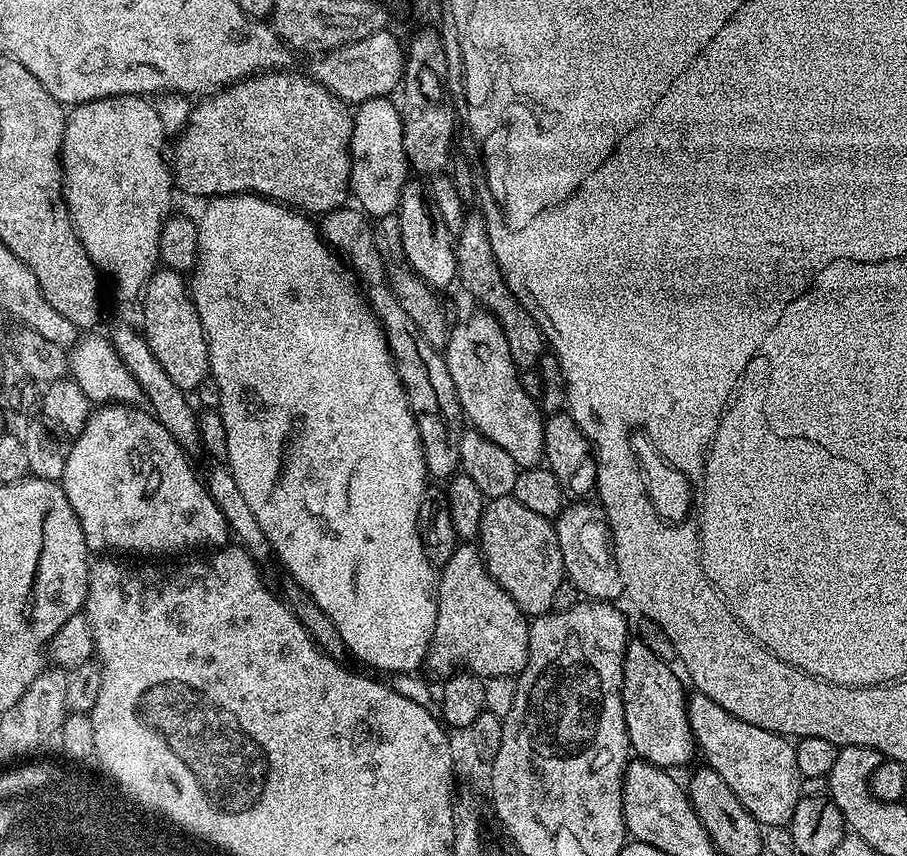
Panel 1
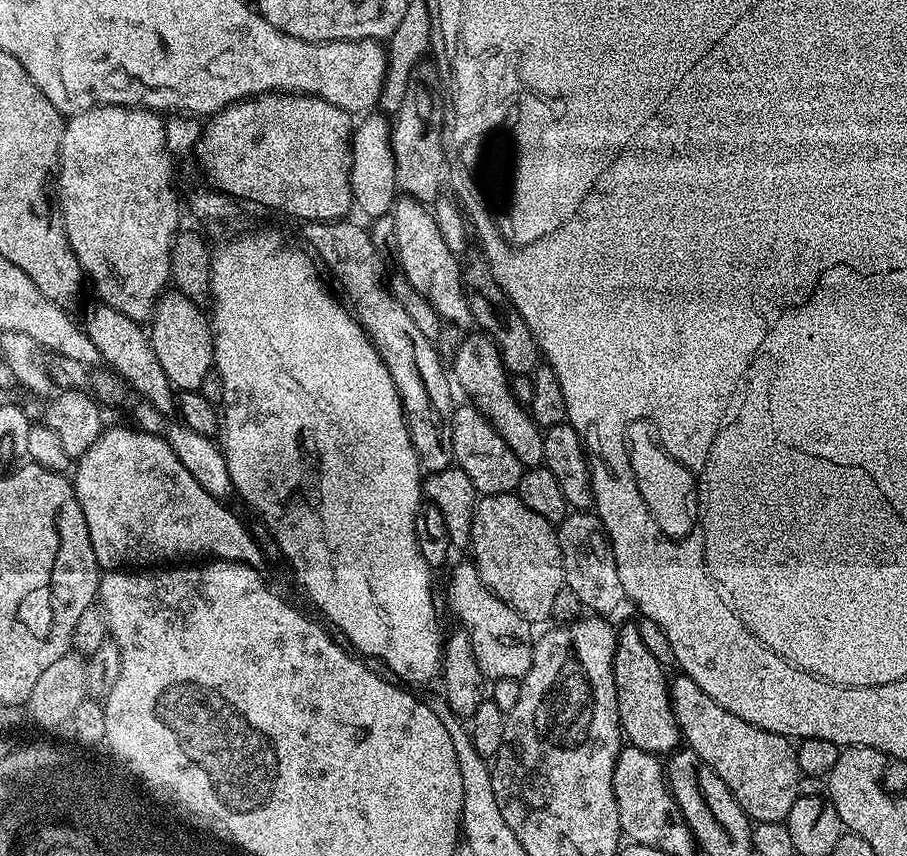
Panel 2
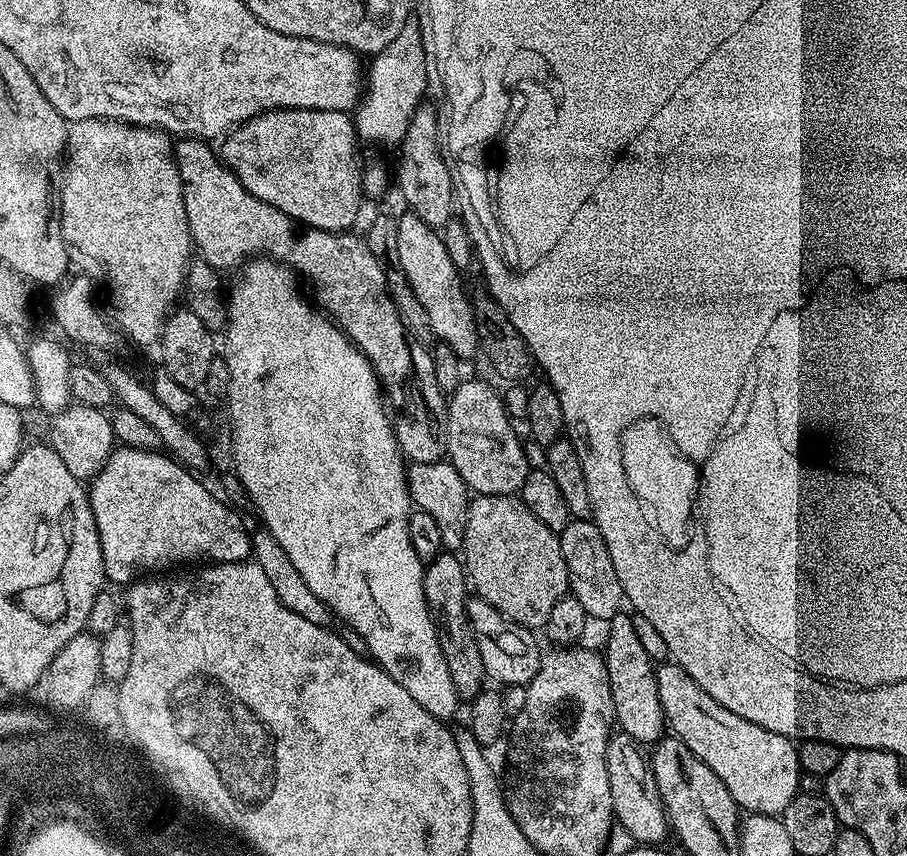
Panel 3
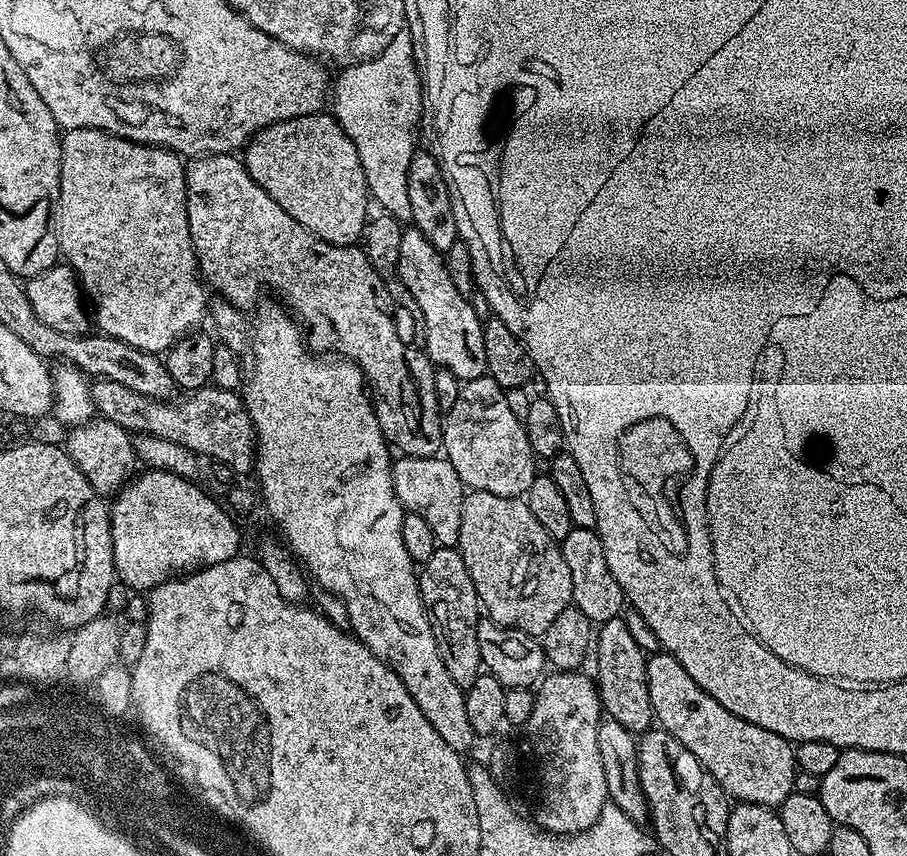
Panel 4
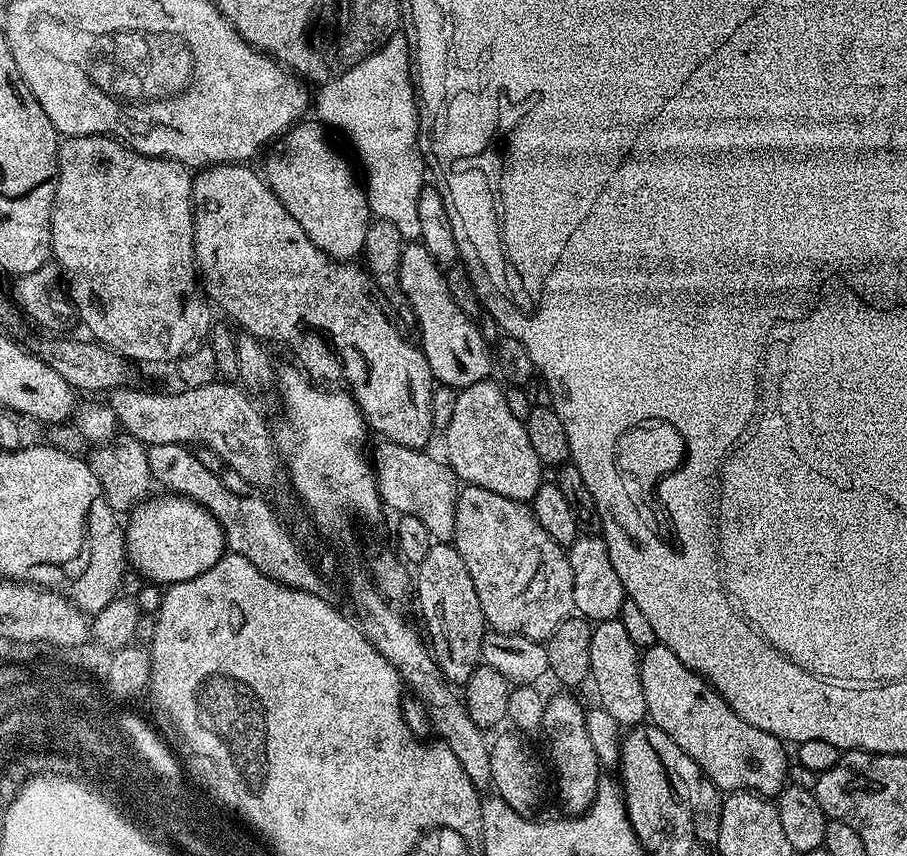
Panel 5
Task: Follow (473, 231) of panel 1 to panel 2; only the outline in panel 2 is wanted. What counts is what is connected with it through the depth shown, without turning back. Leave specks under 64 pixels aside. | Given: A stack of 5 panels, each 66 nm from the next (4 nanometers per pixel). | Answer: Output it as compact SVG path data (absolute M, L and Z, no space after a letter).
M476 260L472 265L465 267L462 272L464 278L464 299L468 301L468 309L472 312L472 318L477 328L489 340L496 343L500 357L504 363L504 369L512 376L527 376L537 367L542 353L536 346L536 339L530 334L526 322L516 313L508 300L503 288L496 281L495 271L487 268L482 261Z

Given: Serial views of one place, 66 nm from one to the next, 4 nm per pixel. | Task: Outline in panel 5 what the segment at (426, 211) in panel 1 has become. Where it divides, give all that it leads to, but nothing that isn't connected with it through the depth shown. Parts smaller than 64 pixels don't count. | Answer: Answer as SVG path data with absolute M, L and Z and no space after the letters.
M419 242L405 243L398 266L400 289L404 291L407 307L412 307L416 324L420 327L418 347L424 353L437 385L445 384L451 390L474 386L489 379L494 360L490 355L490 344L484 341L482 333L476 329L477 321L458 310L458 302L450 298L450 290L445 273L430 258L430 250Z

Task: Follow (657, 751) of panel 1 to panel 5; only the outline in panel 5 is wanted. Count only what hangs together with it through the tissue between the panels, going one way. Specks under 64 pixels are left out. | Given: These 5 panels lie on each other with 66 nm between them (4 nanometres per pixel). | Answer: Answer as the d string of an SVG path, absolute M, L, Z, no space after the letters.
M617 618L602 621L592 628L590 638L590 684L596 687L599 707L614 718L621 726L635 726L645 723L646 694L642 690L642 674L640 673L641 649L630 642L630 634L626 634L626 626Z

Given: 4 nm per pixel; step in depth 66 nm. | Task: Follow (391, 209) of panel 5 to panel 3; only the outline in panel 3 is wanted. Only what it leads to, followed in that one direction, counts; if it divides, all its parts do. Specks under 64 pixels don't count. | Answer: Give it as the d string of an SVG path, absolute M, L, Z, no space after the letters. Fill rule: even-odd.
M419 27L410 28L400 28L394 42L375 53L371 57L372 65L369 68L367 65L366 68L366 87L360 103L354 109L354 123L357 137L364 139L365 136L372 144L399 145L407 134L408 127L412 125L417 108L429 91L423 34ZM371 108L376 117L368 124L368 111Z

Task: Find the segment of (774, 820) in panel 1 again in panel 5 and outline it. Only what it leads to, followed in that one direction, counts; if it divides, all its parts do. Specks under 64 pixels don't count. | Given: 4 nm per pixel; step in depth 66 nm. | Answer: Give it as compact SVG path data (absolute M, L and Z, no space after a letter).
M659 642L651 648L643 649L640 658L642 674L642 690L646 694L647 719L661 728L694 762L704 771L711 784L721 793L755 792L765 798L779 797L789 783L790 756L784 753L785 741L774 734L766 734L766 730L758 730L758 726L750 726L721 698L715 688L707 680L691 672L683 662L665 644Z

